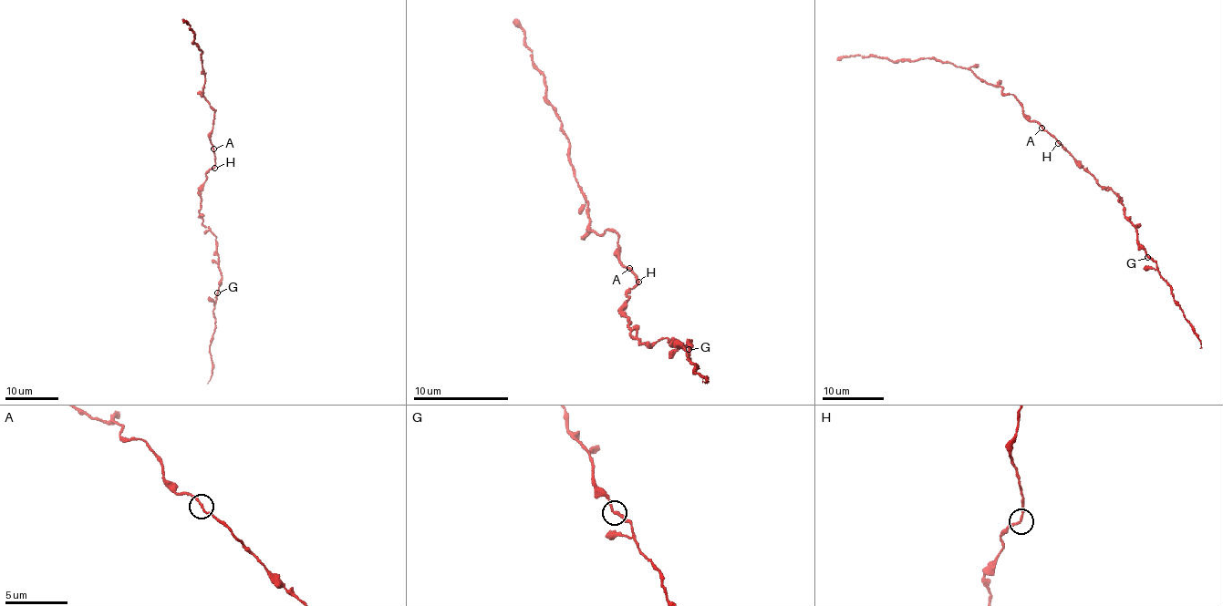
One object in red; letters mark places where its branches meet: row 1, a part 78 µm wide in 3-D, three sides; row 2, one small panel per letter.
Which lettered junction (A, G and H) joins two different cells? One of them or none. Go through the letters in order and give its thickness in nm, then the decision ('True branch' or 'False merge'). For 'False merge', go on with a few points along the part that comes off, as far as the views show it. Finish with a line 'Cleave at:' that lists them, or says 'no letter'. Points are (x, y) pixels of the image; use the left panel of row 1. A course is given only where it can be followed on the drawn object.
A: Thickness 150 nm. True branch
G: Thickness 190 nm. True branch
H: Thickness 160 nm. True branch
Cleave at: no letter

